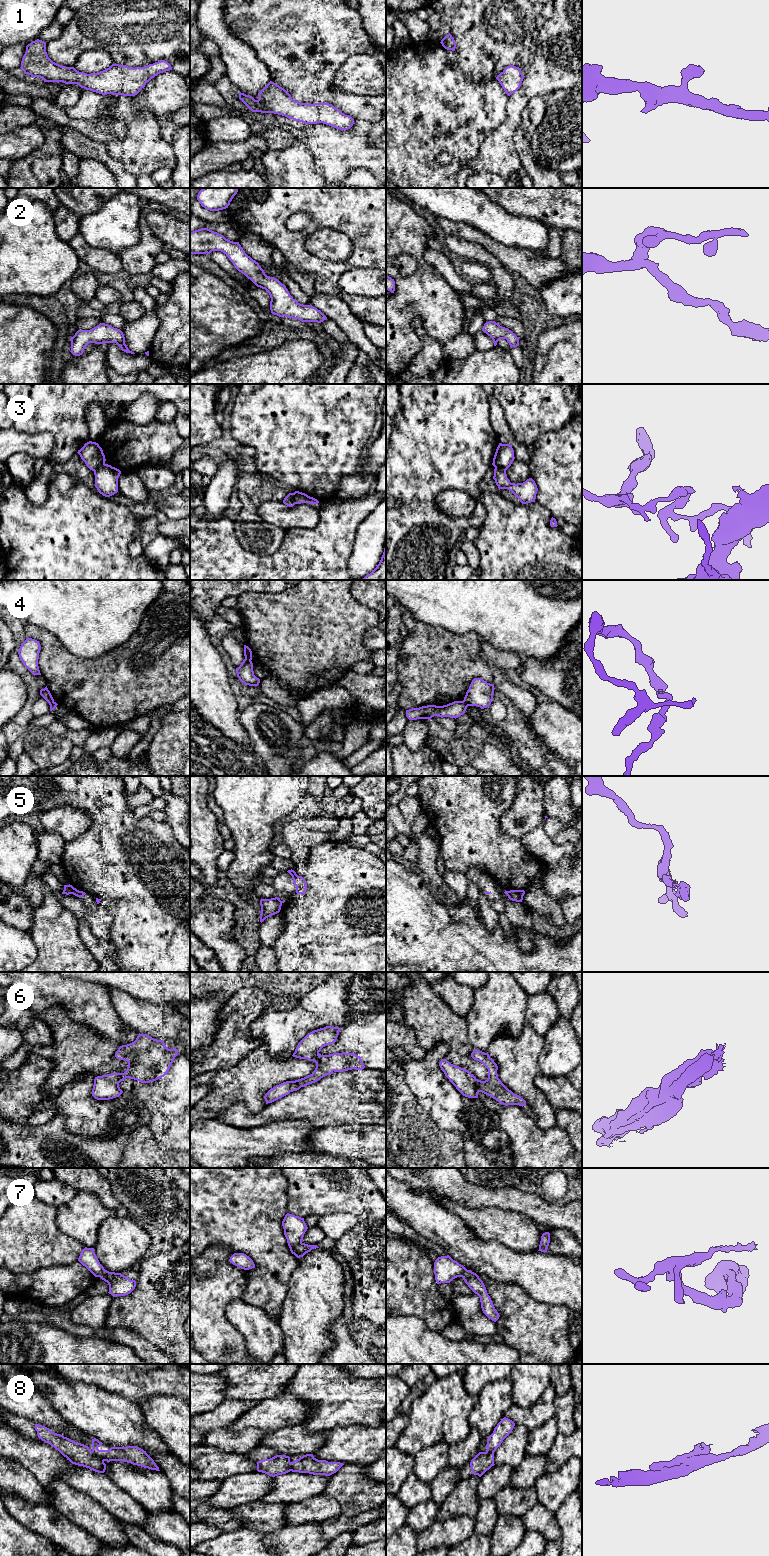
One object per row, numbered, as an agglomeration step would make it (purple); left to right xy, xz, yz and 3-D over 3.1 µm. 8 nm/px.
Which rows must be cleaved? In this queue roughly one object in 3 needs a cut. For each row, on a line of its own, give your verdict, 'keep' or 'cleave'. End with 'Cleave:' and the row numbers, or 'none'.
1: keep
2: keep
3: cleave
4: cleave
5: cleave
6: keep
7: cleave
8: cleave
Cleave: 3, 4, 5, 7, 8

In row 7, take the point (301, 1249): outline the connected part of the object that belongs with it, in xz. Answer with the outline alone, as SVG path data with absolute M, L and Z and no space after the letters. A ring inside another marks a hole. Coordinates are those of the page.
M305 1243L299 1244L294 1252L297 1258L303 1257L306 1253L310 1252L314 1248L319 1248L317 1245L308 1245Z

